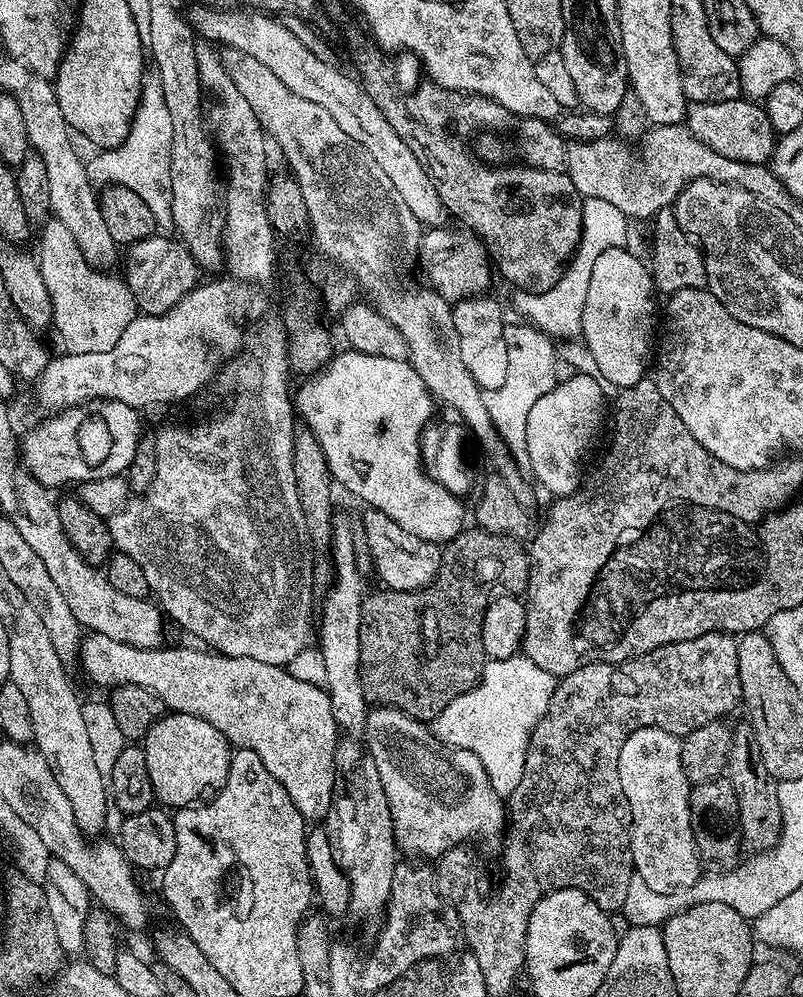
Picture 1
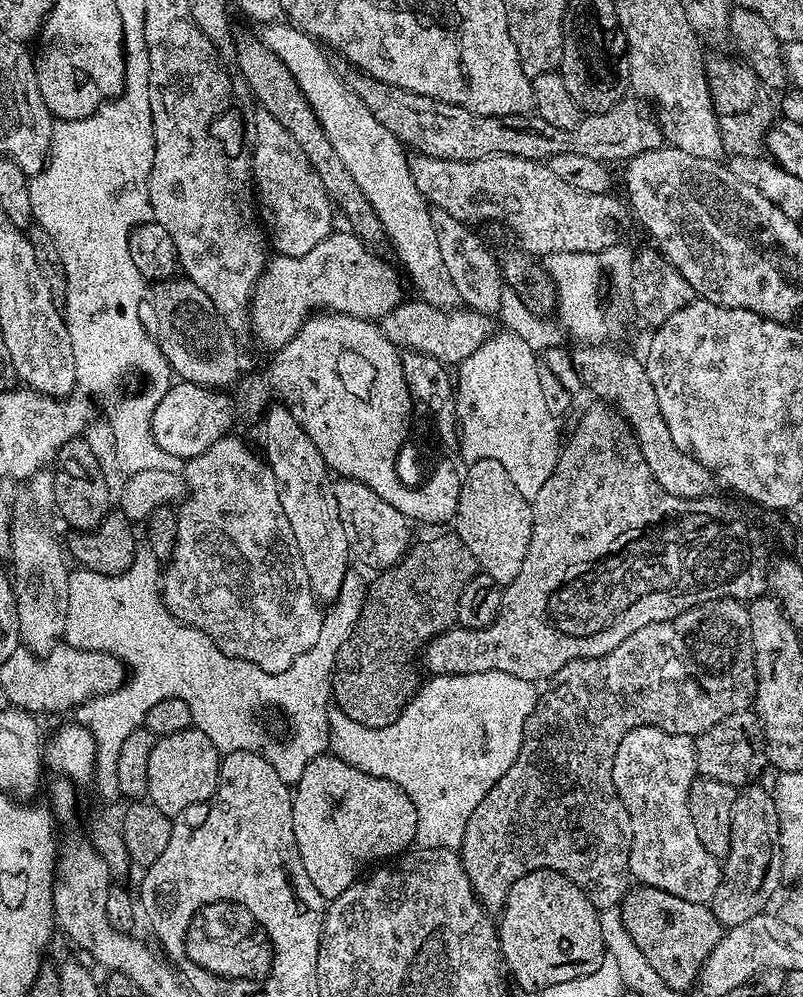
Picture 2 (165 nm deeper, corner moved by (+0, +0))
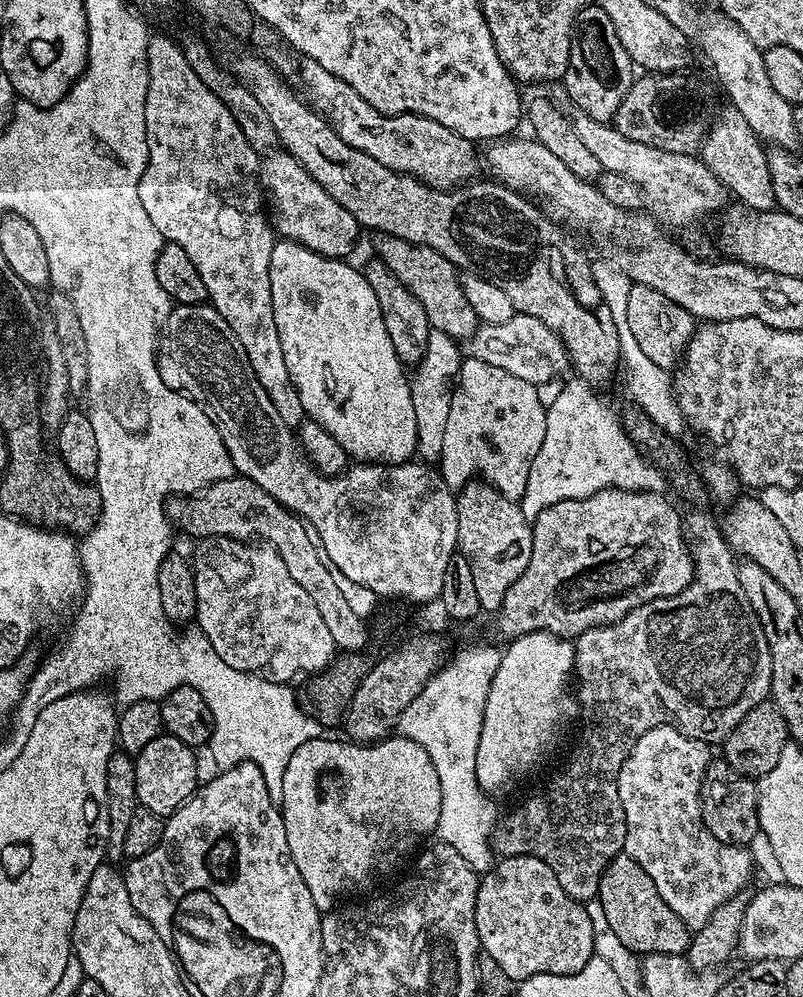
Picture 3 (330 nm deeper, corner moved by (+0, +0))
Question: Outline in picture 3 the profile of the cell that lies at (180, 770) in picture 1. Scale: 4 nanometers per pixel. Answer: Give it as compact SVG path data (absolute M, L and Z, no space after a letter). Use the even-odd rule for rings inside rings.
M167 734L154 738L154 742L149 742L134 758L139 807L150 810L161 818L175 814L192 797L201 779L200 772L196 769L196 756L193 748Z

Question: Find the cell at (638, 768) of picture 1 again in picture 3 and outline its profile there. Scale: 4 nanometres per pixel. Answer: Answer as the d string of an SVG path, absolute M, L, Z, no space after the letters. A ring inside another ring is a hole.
M663 724L642 734L642 738L634 742L618 774L618 798L626 818L623 855L634 858L634 862L638 862L638 866L650 874L650 882L654 882L654 886L658 886L658 894L662 894L662 902L666 902L666 906L670 906L670 910L674 910L674 914L678 914L678 918L682 918L690 930L706 926L714 910L718 910L718 906L722 906L722 902L731 896L741 895L748 879L754 875L749 849L718 842L718 838L714 838L714 834L710 834L704 825L700 809L700 787L710 763L708 752L709 745L703 740L695 740L672 725Z

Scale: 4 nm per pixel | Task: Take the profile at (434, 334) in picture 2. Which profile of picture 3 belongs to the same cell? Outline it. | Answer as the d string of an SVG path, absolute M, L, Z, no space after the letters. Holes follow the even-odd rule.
M519 314L510 318L510 322L480 324L466 341L466 352L471 359L490 362L490 366L498 366L506 370L506 374L514 374L514 378L522 378L522 382L537 386L545 386L551 380L558 379L570 368L568 351L560 341L560 335L550 330L546 322Z

